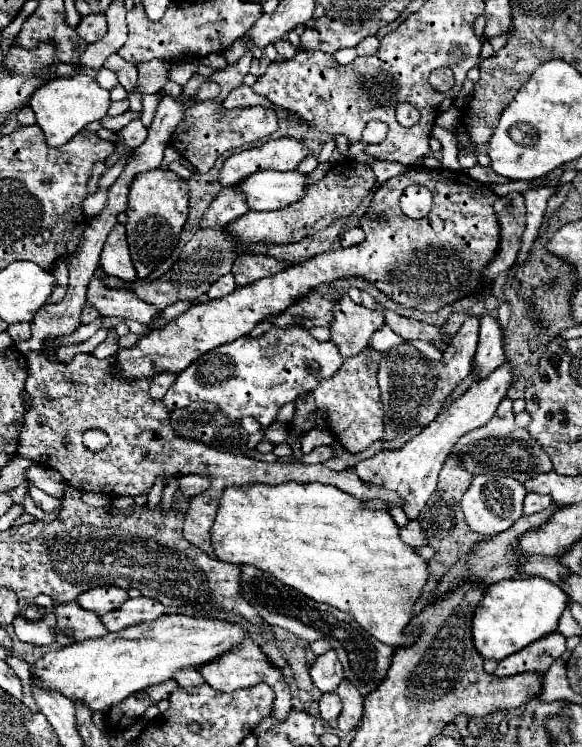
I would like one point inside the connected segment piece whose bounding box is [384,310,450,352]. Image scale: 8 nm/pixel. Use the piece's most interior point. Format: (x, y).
(407, 329)

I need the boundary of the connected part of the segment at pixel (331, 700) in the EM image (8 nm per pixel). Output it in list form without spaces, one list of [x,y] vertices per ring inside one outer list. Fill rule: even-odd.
[[[330,692],[330,694],[322,694],[322,698],[318,700],[318,710],[320,710],[320,716],[330,722],[330,720],[336,720],[338,714],[340,714],[340,698]]]

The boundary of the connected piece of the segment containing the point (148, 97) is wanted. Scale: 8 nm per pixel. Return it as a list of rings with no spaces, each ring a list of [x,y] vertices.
[[[144,94],[142,96],[142,108],[144,108],[144,116],[140,118],[144,126],[150,126],[152,118],[154,118],[154,112],[156,112],[156,106],[160,102],[160,94]]]

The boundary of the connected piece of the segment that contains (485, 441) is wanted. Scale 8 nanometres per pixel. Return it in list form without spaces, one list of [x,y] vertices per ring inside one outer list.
[[[504,398],[500,402],[496,414],[492,420],[466,436],[462,436],[454,448],[454,452],[464,468],[470,474],[492,474],[492,476],[510,476],[524,484],[526,480],[532,480],[536,474],[542,472],[552,472],[552,462],[550,456],[544,452],[544,448],[528,434],[528,428],[518,428],[514,422],[514,412],[512,412],[512,400]]]

